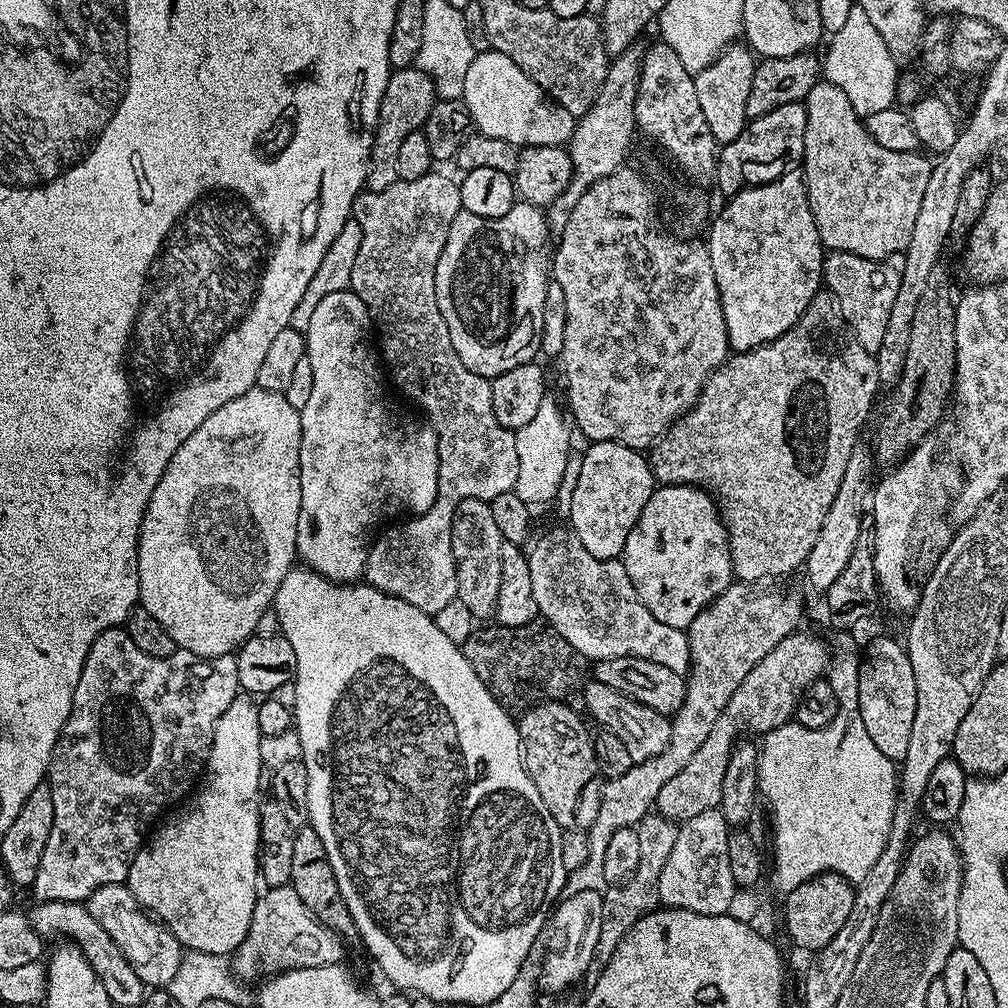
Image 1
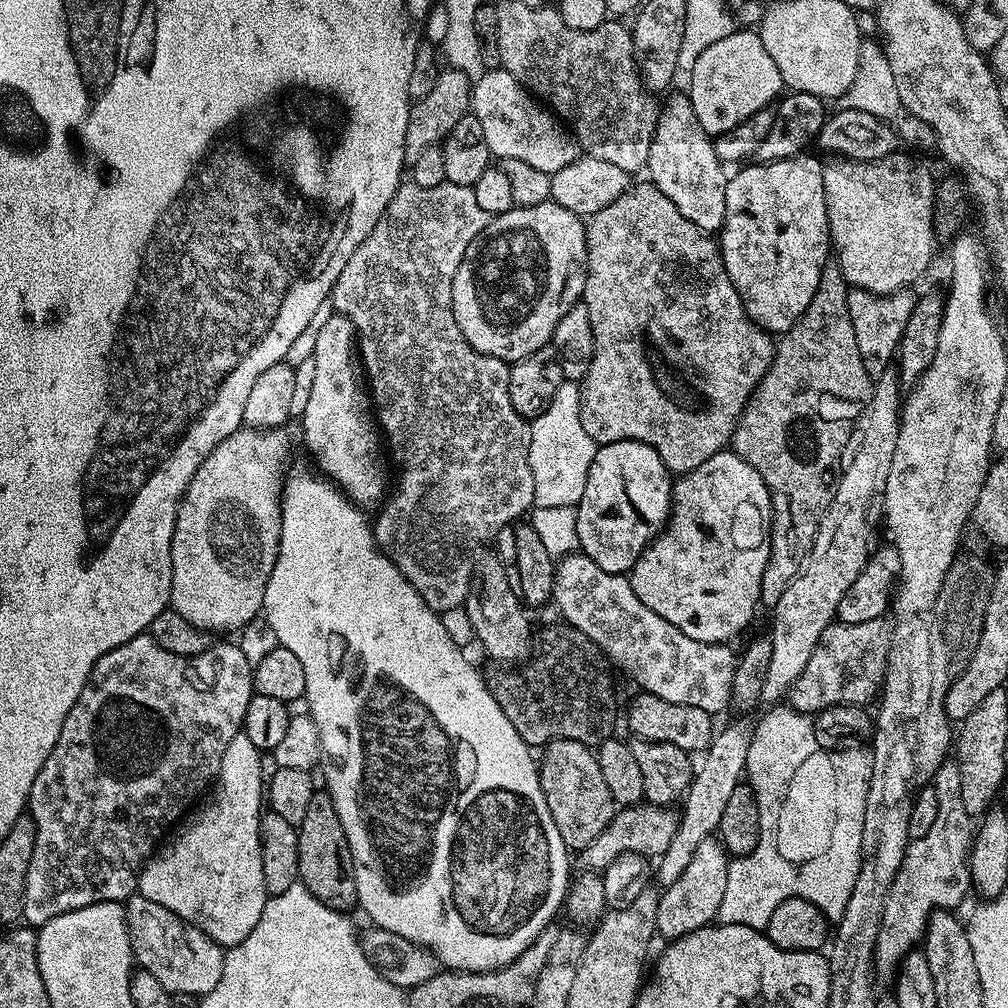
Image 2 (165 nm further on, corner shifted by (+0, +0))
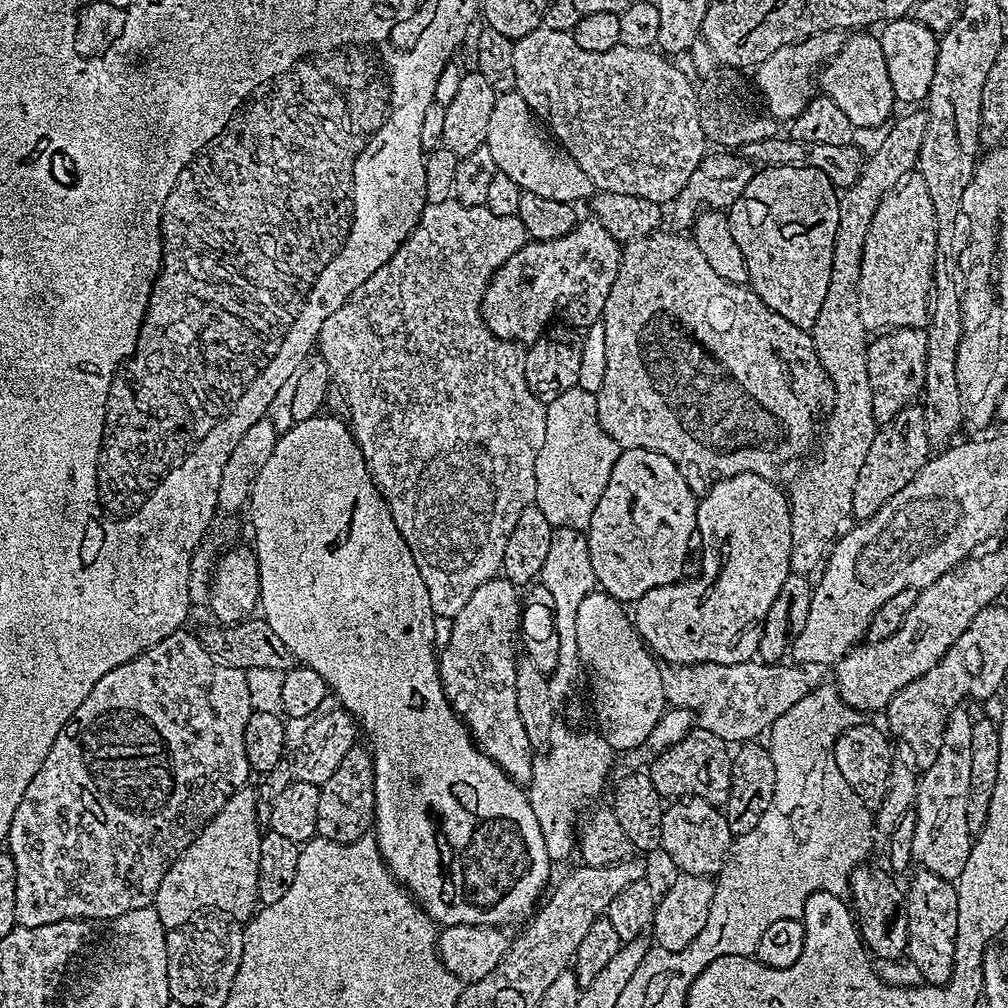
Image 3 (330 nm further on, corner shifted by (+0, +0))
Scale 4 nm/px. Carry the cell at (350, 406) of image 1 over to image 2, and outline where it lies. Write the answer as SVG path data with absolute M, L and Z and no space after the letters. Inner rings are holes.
M332 314L332 317L321 326L320 329L317 327L316 341L312 344L312 352L310 352L310 359L314 362L314 386L310 386L310 399L306 401L306 410L302 417L302 423L304 423L304 444L308 447L308 452L312 457L310 457L311 463L315 465L317 469L327 479L331 480L333 484L336 485L340 491L347 494L360 508L365 510L379 509L381 507L382 501L386 496L386 488L384 492L384 472L380 469L380 448L382 452L382 436L378 431L377 421L374 419L374 408L370 403L369 393L366 391L366 373L361 365L360 357L358 355L358 337L356 335L356 328L352 323L350 323L344 316L339 314Z

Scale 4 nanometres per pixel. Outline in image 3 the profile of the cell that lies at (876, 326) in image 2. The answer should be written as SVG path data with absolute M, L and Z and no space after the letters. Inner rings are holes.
M894 328L879 333L869 343L866 374L870 378L872 409L877 425L883 426L907 404L923 393L926 374L926 338L924 328Z

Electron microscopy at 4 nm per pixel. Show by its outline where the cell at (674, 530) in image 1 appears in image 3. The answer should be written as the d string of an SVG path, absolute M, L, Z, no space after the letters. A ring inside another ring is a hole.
M742 472L733 476L721 476L716 483L699 497L696 505L696 527L698 529L698 544L704 547L704 557L701 558L700 564L704 569L700 572L697 580L688 580L681 578L674 584L658 586L648 593L642 594L642 598L634 601L634 607L631 609L630 619L636 625L636 633L644 639L648 645L648 651L653 656L659 658L665 665L679 666L682 664L737 664L746 662L756 656L758 650L758 638L762 634L762 626L766 618L766 610L770 610L771 603L774 602L782 582L790 574L790 542L792 541L792 510L788 503L788 497L783 491L780 492L772 485L773 481L767 476L750 474Z

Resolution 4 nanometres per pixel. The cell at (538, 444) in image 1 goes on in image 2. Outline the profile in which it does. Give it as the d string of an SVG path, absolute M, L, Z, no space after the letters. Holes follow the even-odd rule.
M565 382L558 386L558 394L546 406L541 416L531 421L530 454L528 465L534 474L535 507L570 507L580 503L582 490L586 490L586 474L590 474L590 462L594 462L594 454L598 445L592 441L590 434L582 426L580 417L580 384Z

